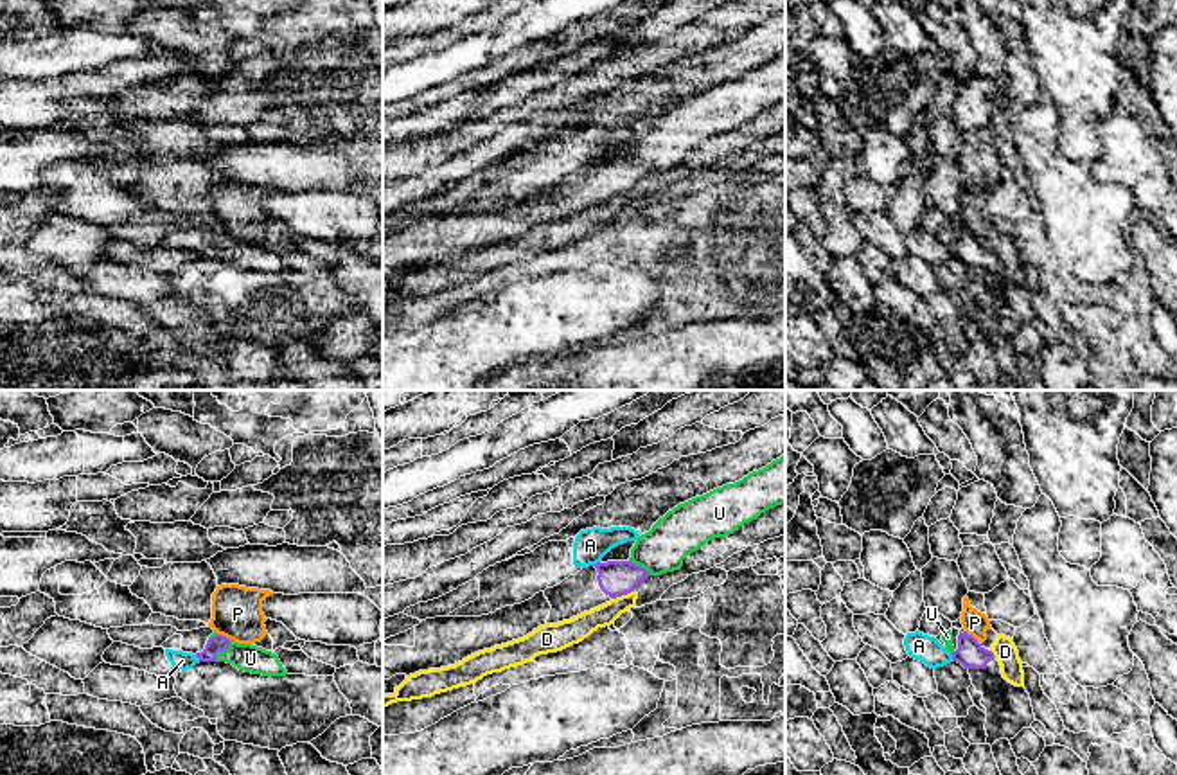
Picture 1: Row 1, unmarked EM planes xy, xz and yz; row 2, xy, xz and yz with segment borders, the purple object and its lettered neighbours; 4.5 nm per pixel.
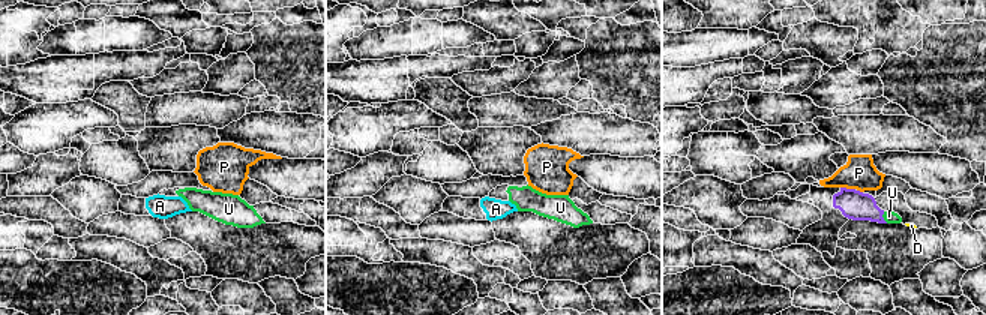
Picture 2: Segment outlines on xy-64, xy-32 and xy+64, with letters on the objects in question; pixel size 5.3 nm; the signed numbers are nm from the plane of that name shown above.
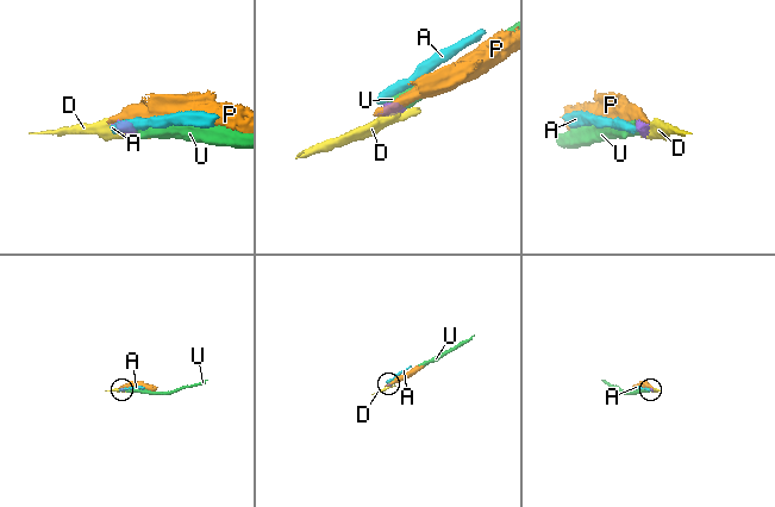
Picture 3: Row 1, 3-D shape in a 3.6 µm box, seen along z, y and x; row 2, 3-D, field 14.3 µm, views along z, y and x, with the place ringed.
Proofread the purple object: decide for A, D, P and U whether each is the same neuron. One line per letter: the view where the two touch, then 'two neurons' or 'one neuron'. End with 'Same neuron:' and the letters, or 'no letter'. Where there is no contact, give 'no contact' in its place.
A: xz | two neurons
D: xz | two neurons
P: xy | two neurons
U: xy | one neuron
Same neuron: U

